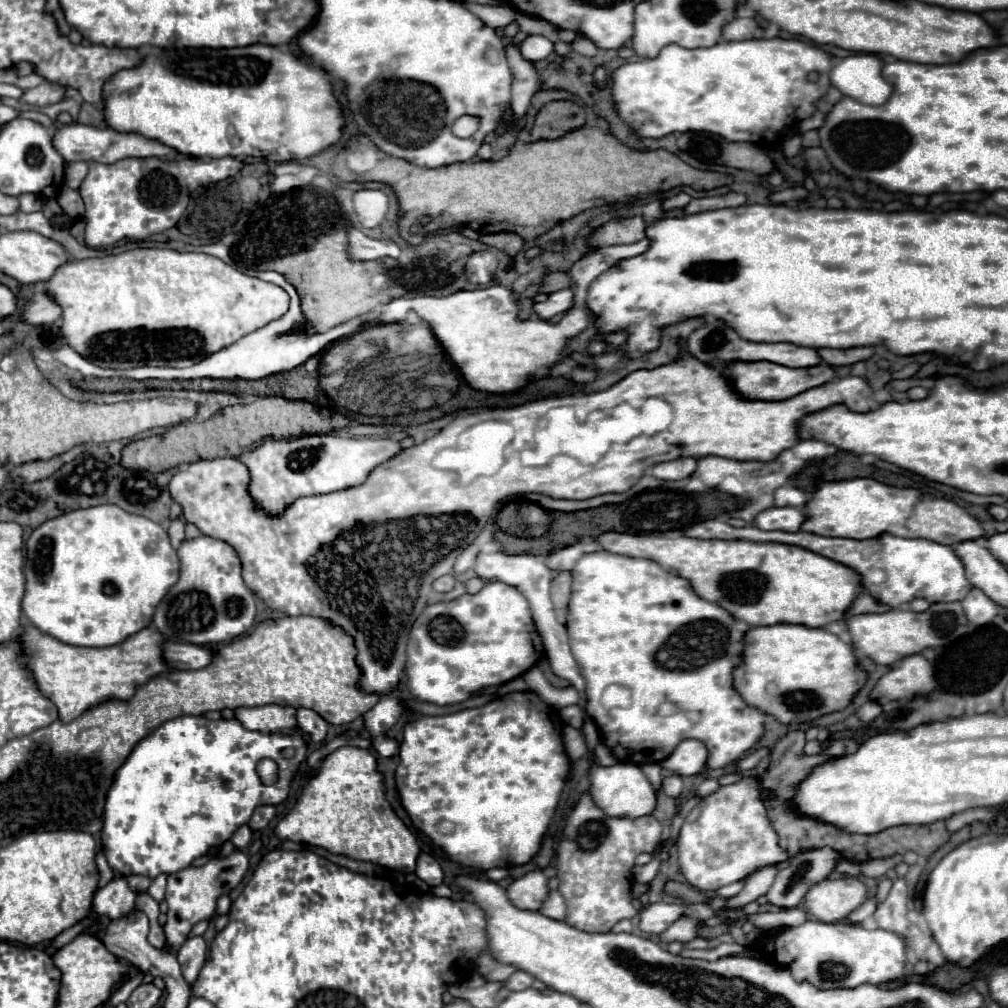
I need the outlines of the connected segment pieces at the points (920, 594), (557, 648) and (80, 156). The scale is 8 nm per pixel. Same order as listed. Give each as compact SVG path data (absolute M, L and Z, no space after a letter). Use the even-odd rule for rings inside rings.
M706 520L700 522L684 532L692 538L722 538L722 540L750 540L750 542L780 542L780 544L792 544L806 548L810 552L816 552L824 558L830 558L838 564L844 564L852 570L856 570L862 580L862 590L870 592L878 602L900 608L908 604L914 598L924 598L930 604L932 602L956 602L962 600L970 590L970 582L964 576L964 566L960 558L954 554L950 546L932 542L932 540L920 540L920 538L898 538L894 534L880 534L878 538L870 540L852 540L852 538L826 538L810 532L782 532L772 530L764 532L756 526L744 526L734 528L728 522L722 520Z
M496 552L496 554L478 554L476 560L474 560L474 572L478 578L484 578L484 580L498 580L498 582L504 582L504 584L510 584L514 586L516 590L520 590L524 594L524 598L528 600L530 604L530 612L532 612L532 618L534 618L534 624L536 624L536 630L544 642L544 650L546 650L546 656L550 660L550 668L556 676L568 680L578 692L580 692L580 708L584 710L586 706L586 696L584 696L584 678L582 674L578 672L578 666L576 666L576 660L570 652L570 644L568 644L568 632L564 628L564 624L560 624L554 616L554 608L552 608L552 600L550 600L550 582L554 578L554 572L542 562L542 558L538 556L532 556L532 554L518 554L518 556L506 556L502 552Z
M72 124L72 126L60 126L54 130L52 134L52 142L54 142L54 150L58 150L66 162L76 162L76 160L84 160L84 162L104 162L104 164L112 164L118 162L122 158L148 158L148 156L158 156L158 158L174 158L176 150L144 138L140 134L122 134L116 132L112 128L94 128L94 126L82 126L82 124Z

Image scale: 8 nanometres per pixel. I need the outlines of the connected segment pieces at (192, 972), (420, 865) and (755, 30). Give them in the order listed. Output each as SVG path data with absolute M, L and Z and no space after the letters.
M196 936L196 938L186 940L176 956L178 956L178 962L182 966L182 974L184 974L186 982L194 984L196 978L198 978L198 972L204 966L204 960L206 960L206 942L204 942L204 938Z
M420 854L416 862L416 876L428 886L438 886L444 880L444 872L440 864L430 854Z
M734 18L722 28L722 40L748 40L762 38L764 32L754 18Z

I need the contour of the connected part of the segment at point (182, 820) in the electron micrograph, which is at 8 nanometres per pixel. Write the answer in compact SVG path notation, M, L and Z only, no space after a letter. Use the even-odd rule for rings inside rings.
M182 716L182 718L174 718L170 722L164 722L162 726L158 726L158 730L154 730L154 734L148 734L146 738L142 738L142 742L138 742L138 746L134 746L134 750L130 752L130 758L126 758L126 762L118 768L118 774L114 776L114 786L110 786L108 794L106 794L106 802L104 802L104 814L102 814L102 850L106 854L106 860L110 864L110 868L118 870L120 874L128 876L128 874L142 874L148 878L156 878L158 874L172 874L178 872L186 866L192 864L192 860L196 860L198 856L204 856L208 848L212 846L220 846L226 840L230 840L230 836L234 834L234 830L242 824L246 824L254 812L256 806L260 804L280 804L282 800L286 800L288 792L290 792L290 780L292 776L296 776L300 764L306 758L306 742L302 740L302 732L296 730L290 736L284 734L262 734L262 732L252 732L252 730L244 730L242 724L238 720L208 720L206 716ZM262 758L272 758L278 764L278 782L274 786L264 786L256 774L256 764Z

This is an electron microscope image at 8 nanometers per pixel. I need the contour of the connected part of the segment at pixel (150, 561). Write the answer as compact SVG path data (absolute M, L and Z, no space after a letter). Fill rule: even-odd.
M102 504L102 506L92 506L86 510L72 510L68 514L56 516L52 520L46 520L44 524L40 524L26 542L24 576L26 576L26 594L22 600L22 608L24 608L24 614L28 616L28 620L38 630L54 636L60 642L72 644L72 646L114 646L118 642L124 642L128 636L136 634L138 630L150 626L158 602L166 596L170 586L174 586L174 582L178 582L178 556L176 550L170 546L170 538L168 538L166 530L160 524L156 524L148 518L142 518L140 514L126 514L126 510L122 510L120 506Z

